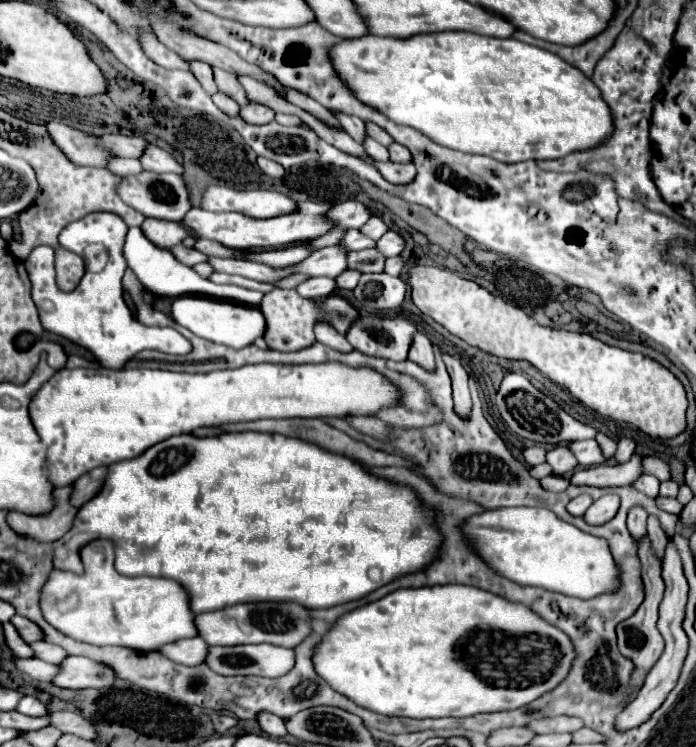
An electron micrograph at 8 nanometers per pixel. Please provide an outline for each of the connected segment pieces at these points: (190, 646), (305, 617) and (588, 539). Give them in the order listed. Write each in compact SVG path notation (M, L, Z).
M194 636L194 638L184 638L178 642L166 644L160 648L160 652L164 652L164 656L184 666L198 666L206 660L208 648L210 646L204 640L200 640L200 636Z
M248 602L234 604L222 610L204 612L196 616L198 634L210 646L238 646L238 644L274 644L284 648L296 648L312 632L310 610L296 602Z
M548 508L486 510L486 512L466 520L464 534L472 540L474 548L480 548L480 552L484 552L484 560L488 560L488 564L492 564L492 568L496 568L500 572L500 576L504 576L516 584L538 586L544 590L560 592L560 594L582 598L582 600L590 600L600 594L612 594L620 588L620 570L616 566L616 560L612 558L608 542L604 538L582 532L580 528L560 520Z

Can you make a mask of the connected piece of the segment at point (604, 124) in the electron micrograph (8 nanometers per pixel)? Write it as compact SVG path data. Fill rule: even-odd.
M436 32L436 34L418 34L412 38L400 40L400 38L380 38L380 36L376 38L374 34L368 34L362 38L356 38L356 40L344 40L344 42L336 44L336 48L332 48L332 62L334 62L336 72L340 72L340 78L352 88L354 96L360 102L372 104L376 110L384 112L390 120L408 124L408 126L424 132L428 138L436 140L438 144L444 144L448 148L456 148L456 150L462 150L468 154L484 154L484 156L490 156L494 160L508 162L508 164L522 162L522 160L558 160L572 152L598 148L598 144L604 144L604 140L608 140L612 136L614 118L612 118L610 106L604 102L598 86L592 84L592 80L588 76L584 76L582 70L572 68L560 56L554 56L552 52L536 48L536 46L528 46L514 38L502 40L502 38L488 38L488 36L480 36L480 34L472 34L472 32Z

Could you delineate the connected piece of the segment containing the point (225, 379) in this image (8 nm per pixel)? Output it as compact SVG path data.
M252 364L236 370L210 374L180 374L166 370L108 370L108 368L62 368L32 398L30 418L46 444L46 470L54 486L66 486L98 466L110 466L134 458L176 434L188 434L198 426L220 426L226 422L248 422L260 418L342 418L376 416L382 408L400 404L400 390L370 366L324 364Z

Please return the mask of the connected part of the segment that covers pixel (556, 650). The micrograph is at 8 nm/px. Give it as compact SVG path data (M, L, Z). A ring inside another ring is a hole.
M446 584L446 586L426 586L426 588L402 588L388 596L384 596L378 602L366 604L358 610L352 610L344 614L332 630L324 636L320 642L320 648L316 648L316 672L336 688L336 692L344 692L350 700L356 704L380 712L386 716L408 716L408 718L444 718L444 716L476 716L484 712L502 712L502 710L514 710L530 704L532 700L544 696L546 692L554 690L570 672L570 666L576 658L574 644L568 636L564 636L562 630L540 618L536 612L532 612L524 604L510 602L506 598L500 598L492 592L474 588L474 586L460 586L460 584Z

